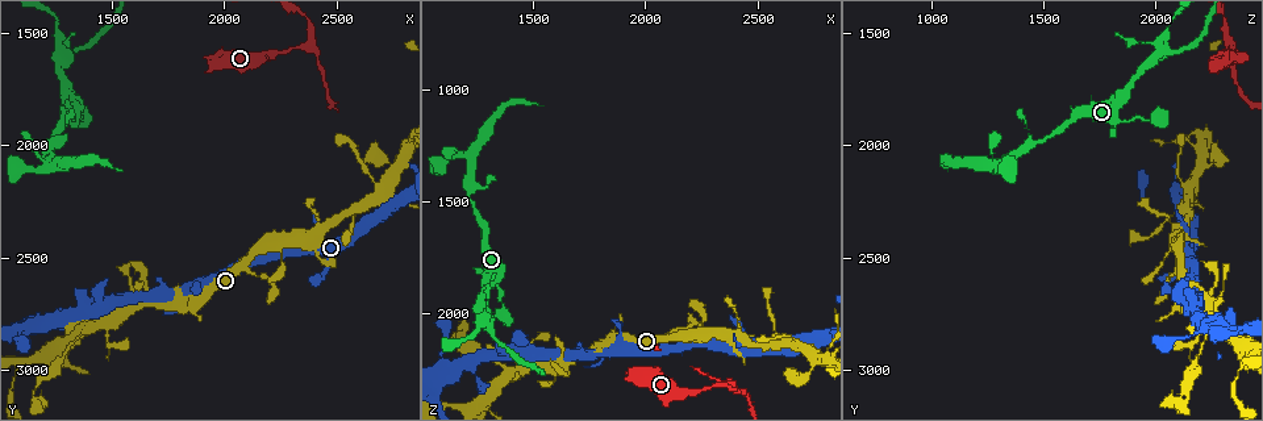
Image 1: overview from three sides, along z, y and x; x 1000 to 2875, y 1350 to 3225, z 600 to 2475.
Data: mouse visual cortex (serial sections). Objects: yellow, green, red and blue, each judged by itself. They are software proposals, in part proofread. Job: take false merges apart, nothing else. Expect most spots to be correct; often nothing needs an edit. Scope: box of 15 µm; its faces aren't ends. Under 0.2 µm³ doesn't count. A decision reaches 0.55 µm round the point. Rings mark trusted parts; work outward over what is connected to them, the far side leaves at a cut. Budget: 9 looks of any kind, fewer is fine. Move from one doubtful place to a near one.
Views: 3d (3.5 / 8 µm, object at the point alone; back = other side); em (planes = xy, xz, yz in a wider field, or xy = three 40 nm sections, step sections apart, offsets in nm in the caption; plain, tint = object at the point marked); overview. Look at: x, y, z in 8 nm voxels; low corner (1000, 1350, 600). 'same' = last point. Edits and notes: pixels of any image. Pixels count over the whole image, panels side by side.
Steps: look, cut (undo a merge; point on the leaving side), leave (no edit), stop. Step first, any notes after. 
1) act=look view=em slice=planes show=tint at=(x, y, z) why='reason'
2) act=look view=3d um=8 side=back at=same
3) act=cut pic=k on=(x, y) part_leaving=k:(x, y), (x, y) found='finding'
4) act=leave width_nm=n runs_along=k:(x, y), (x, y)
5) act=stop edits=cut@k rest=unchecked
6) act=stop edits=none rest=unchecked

act=look view=3d um=3.5 at=(1280, 1580, 2010) why='branch point'

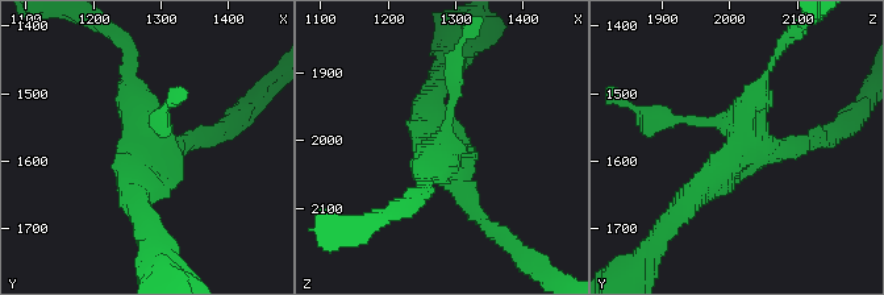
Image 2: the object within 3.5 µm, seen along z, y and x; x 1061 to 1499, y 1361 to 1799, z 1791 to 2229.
act=look view=em slice=xy step=3 show=tint at=(1275, 1580, 2015)

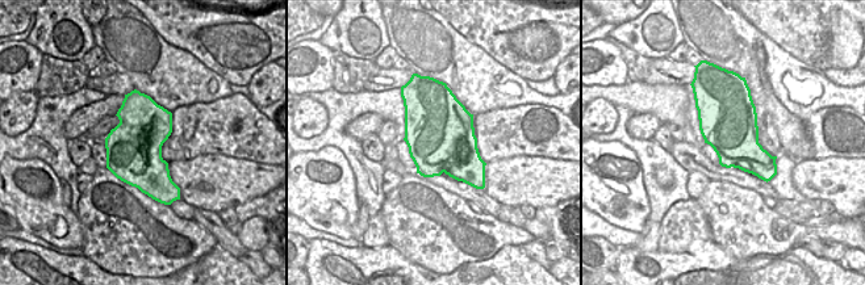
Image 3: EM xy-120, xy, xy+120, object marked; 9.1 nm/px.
act=leave runs_along=2:(680, 212), (741, 148), (812, 140) found='continuous, no second cell'

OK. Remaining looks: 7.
act=look view=3d um=3.5 at=(2380, 1550, 2330) why='branch point'

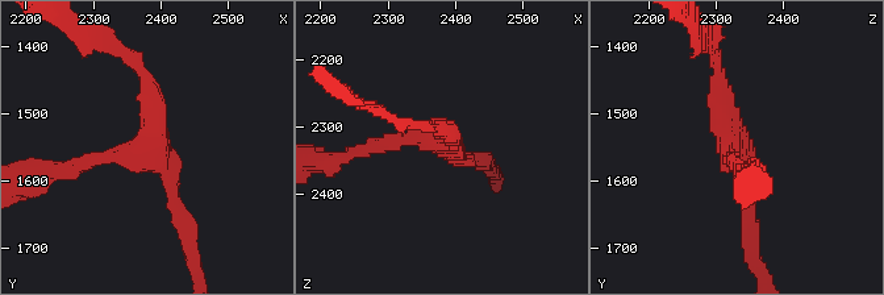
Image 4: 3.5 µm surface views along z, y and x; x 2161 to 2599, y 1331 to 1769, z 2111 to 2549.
act=look view=em slice=xy step=5 show=tint at=(2380, 1560, 2320) arms=3 arm_widths_nm=200,200,250

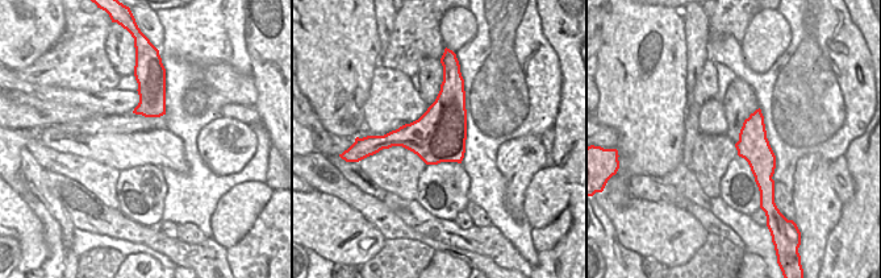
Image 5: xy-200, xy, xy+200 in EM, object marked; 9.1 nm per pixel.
act=leave runs_along=4:(69, 167), (149, 152), (186, 224) found='all the same cell'

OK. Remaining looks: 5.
act=look view=3d um=8 at=(1220, 2090, 1290) why='thin neck'

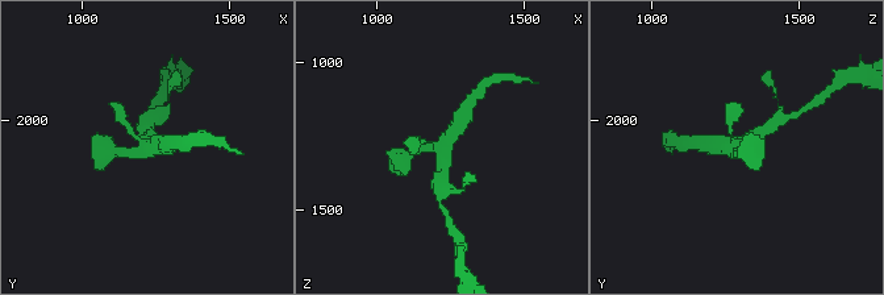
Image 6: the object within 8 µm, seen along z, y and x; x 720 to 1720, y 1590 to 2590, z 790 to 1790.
act=look view=3d um=3.5 at=(1220, 2090, 1290) why='zoom in'

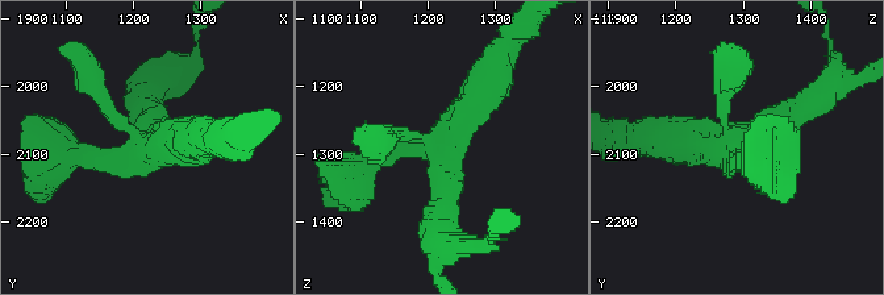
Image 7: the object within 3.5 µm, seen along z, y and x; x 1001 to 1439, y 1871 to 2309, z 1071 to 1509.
act=look view=em slice=xy step=2 show=tint at=(1230, 2095, 1290) why='shape alone is not enough'

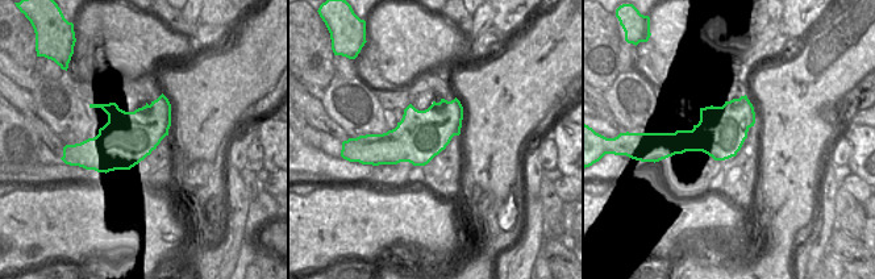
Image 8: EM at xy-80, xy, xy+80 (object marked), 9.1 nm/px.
act=leave runs_along=7:(437, 220), (445, 138), (490, 78) found='continuous, no second cell'

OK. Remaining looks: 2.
act=look view=3d um=3.5 at=(1380, 2820, 2240) why='three arms meet'

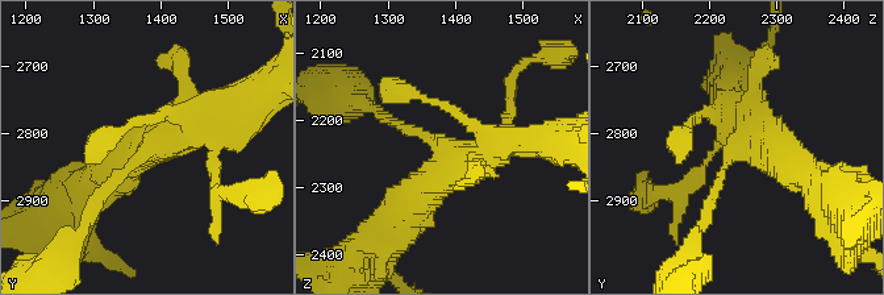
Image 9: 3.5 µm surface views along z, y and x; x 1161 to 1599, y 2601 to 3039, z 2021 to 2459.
act=look view=em slice=xy step=5 show=tint at=(1385, 2825, 2240) why='need the tissue'

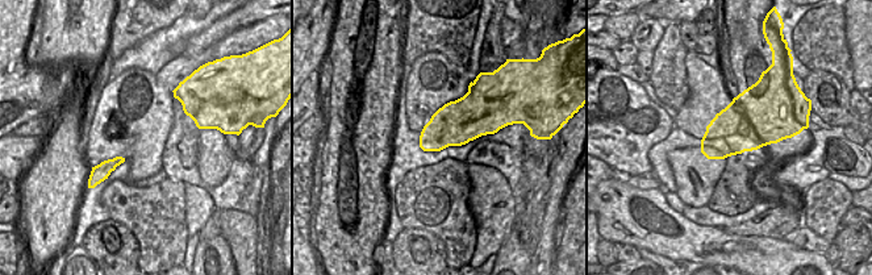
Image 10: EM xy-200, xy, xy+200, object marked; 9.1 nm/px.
act=leave runs_along=9:(532, 138), (450, 169), (401, 223) found='one cell here'

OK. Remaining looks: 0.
act=stop edits=none rest=unchecked

